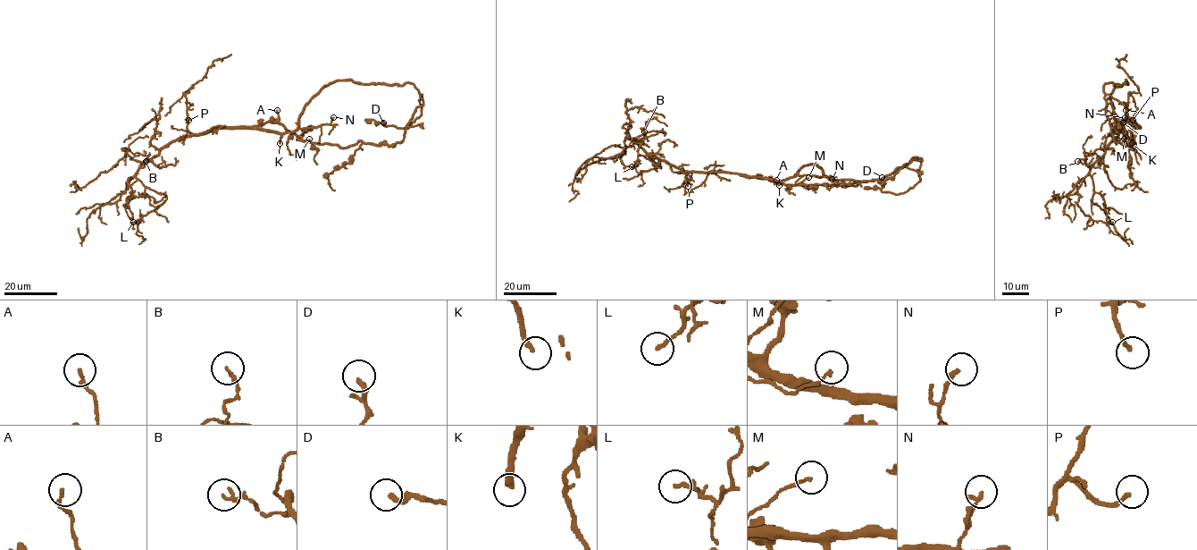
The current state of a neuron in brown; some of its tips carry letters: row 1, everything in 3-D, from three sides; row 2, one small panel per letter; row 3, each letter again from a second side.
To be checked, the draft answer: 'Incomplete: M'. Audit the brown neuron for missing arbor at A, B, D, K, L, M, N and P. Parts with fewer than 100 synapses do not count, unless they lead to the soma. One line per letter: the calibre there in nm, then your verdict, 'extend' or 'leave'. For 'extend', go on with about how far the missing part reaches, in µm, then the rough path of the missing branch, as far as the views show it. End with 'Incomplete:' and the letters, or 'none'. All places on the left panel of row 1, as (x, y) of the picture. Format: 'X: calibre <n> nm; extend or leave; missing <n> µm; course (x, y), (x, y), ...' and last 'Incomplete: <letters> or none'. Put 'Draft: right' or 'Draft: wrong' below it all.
A: calibre 160 nm; leave
B: calibre 140 nm; leave
D: calibre 240 nm; leave
K: calibre 240 nm; extend; missing 90 µm; course (280, 143), (270, 154), (262, 140), (248, 131), (192, 106), (162, 104), (152, 100), (136, 104)
L: calibre 160 nm; leave
M: calibre 130 nm; leave
N: calibre 190 nm; leave
P: calibre 190 nm; leave
Incomplete: K
Draft: wrong

